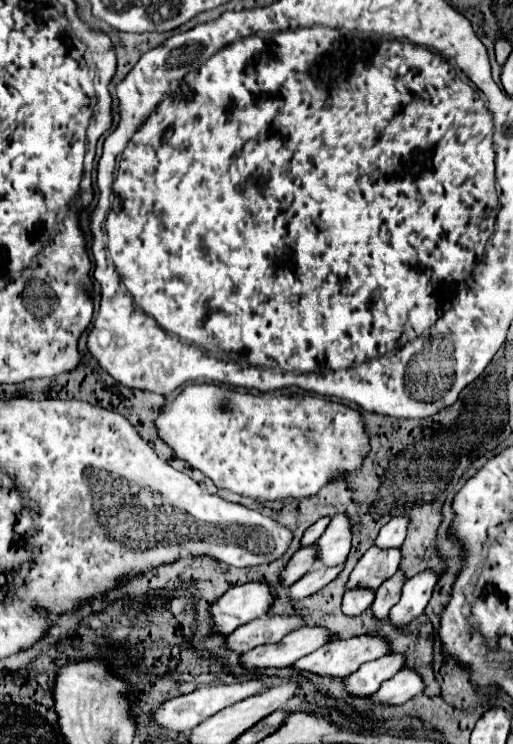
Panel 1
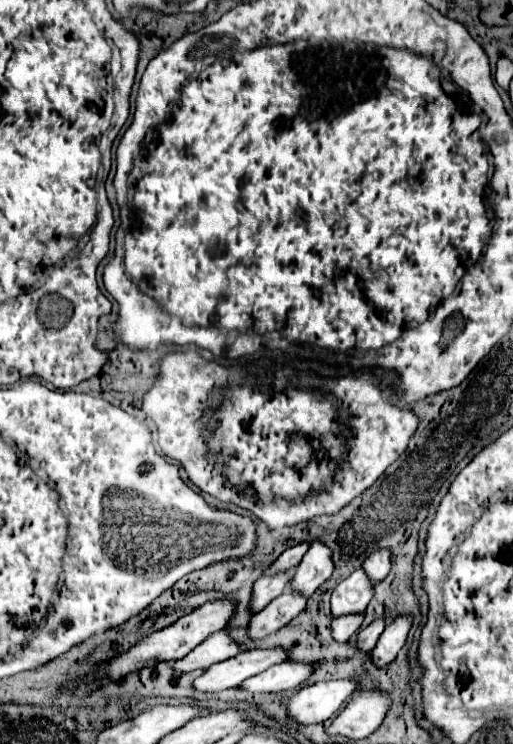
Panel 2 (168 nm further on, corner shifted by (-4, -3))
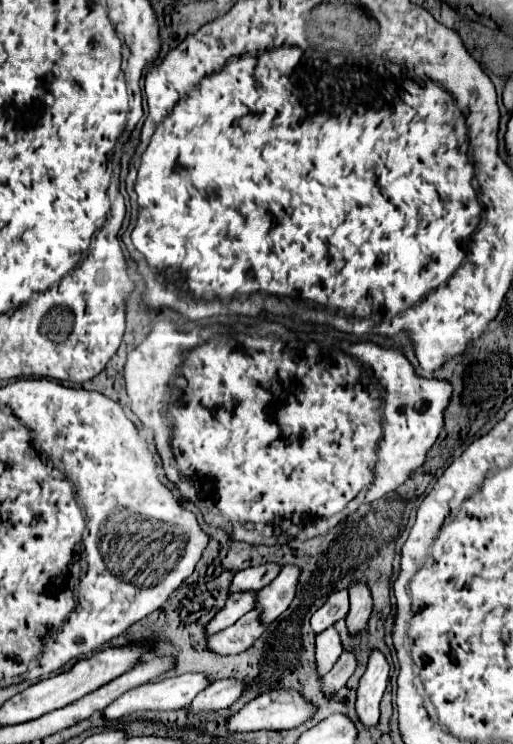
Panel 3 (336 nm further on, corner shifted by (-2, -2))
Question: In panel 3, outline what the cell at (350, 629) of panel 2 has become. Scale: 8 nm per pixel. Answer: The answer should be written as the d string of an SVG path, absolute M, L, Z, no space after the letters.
M334 626L326 628L316 636L316 664L320 676L330 672L330 668L334 666L340 654L342 654L342 640Z

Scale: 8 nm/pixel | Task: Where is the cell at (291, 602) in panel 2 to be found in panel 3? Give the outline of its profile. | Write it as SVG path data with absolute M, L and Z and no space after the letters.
M254 608L252 612L244 614L236 624L210 636L208 644L218 654L238 654L250 648L266 632L266 628L268 626L260 620L260 612Z

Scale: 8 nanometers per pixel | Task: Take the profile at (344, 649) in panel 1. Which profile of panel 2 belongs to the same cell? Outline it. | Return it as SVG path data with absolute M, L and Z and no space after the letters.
M280 663L272 665L266 671L258 673L256 677L248 677L238 689L250 691L250 693L280 693L280 691L290 691L294 687L300 687L310 671L314 671L312 665L302 665L302 663Z

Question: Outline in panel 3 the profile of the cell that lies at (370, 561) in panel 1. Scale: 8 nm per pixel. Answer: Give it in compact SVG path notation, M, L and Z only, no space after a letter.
M338 590L334 592L326 604L316 610L316 614L312 616L310 624L312 624L312 630L318 634L322 630L326 630L328 626L336 624L338 620L342 620L350 610L350 604L348 604L348 590Z

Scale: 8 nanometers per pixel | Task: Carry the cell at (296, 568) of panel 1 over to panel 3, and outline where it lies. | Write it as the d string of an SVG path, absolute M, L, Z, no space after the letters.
M256 592L230 594L222 612L218 612L218 616L214 616L214 620L210 620L210 624L206 626L206 634L216 634L226 626L232 626L238 618L242 618L254 606L256 606Z

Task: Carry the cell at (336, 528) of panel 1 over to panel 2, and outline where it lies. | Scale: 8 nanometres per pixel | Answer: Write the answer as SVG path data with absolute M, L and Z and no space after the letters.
M312 543L288 583L290 591L310 597L332 575L332 567L330 549L324 543Z

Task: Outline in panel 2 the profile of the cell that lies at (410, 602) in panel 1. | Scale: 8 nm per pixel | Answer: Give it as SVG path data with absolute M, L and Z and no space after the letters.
M398 617L384 629L384 633L380 635L376 647L370 651L374 667L382 669L382 667L390 665L390 661L396 659L398 651L406 643L408 629L410 629L410 617Z

